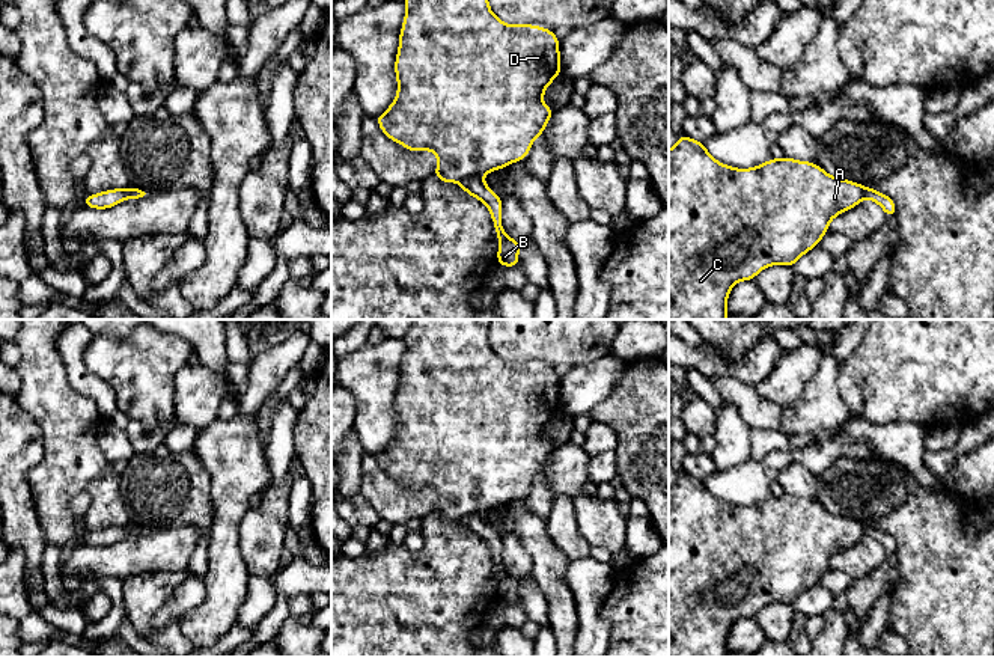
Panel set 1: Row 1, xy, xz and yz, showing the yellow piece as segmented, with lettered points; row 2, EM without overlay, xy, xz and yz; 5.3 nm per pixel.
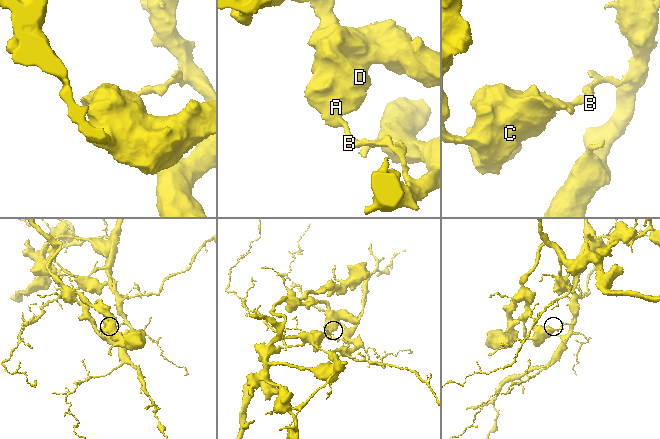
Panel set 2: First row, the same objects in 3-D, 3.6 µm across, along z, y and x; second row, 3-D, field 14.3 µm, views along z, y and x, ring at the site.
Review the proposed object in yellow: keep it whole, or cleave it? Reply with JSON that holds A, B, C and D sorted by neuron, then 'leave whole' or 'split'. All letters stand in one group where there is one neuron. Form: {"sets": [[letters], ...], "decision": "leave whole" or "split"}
{"sets": [["A", "C", "D"], ["B"]], "decision": "split"}

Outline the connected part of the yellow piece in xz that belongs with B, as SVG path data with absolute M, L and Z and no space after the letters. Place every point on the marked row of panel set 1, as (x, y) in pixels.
M471 176L459 182L461 188L480 200L489 209L495 235L499 238L497 264L502 267L520 267L520 241L508 237L502 223L502 197L494 193L480 176Z

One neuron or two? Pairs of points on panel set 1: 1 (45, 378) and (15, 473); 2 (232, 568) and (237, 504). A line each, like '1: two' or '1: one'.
1: two
2: one

